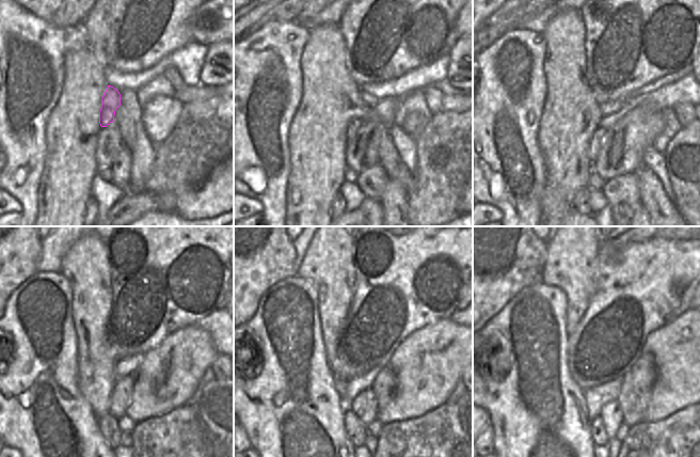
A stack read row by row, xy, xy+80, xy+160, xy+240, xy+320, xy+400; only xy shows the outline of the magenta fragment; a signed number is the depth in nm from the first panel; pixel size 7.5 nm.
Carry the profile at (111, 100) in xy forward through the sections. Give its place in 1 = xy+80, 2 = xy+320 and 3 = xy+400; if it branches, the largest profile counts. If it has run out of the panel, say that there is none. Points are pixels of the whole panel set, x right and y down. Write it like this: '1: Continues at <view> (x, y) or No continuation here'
1: Continues at xy+80 (354, 126)
2: Continues at xy+320 (365, 406)
3: Continues at xy+400 (610, 414)

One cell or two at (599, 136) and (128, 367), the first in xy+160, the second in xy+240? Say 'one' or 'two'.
two

